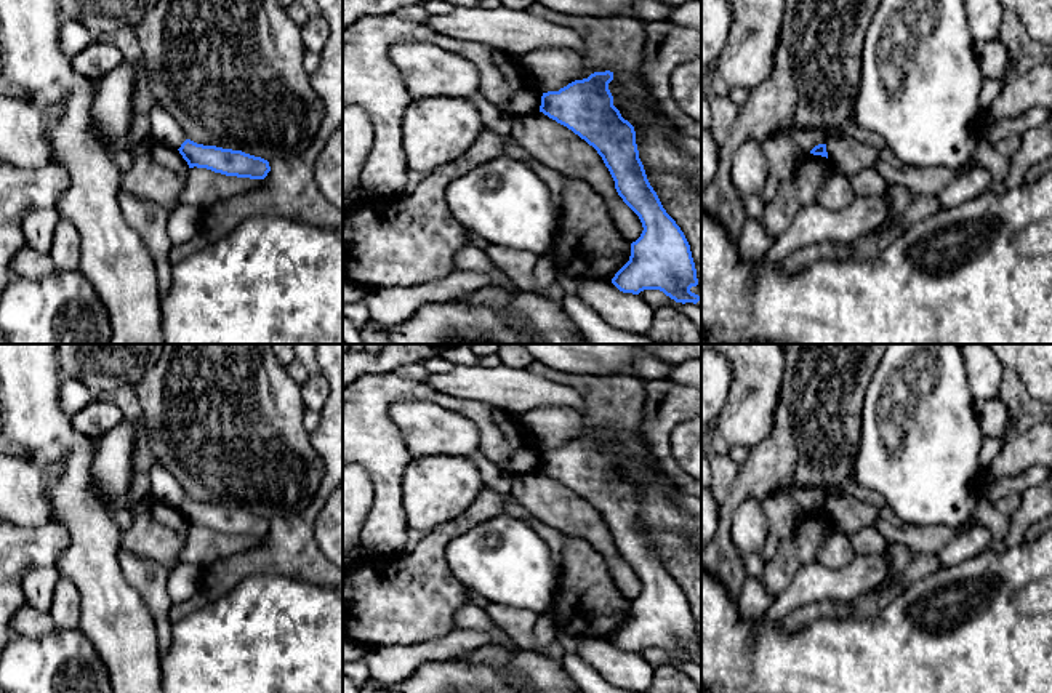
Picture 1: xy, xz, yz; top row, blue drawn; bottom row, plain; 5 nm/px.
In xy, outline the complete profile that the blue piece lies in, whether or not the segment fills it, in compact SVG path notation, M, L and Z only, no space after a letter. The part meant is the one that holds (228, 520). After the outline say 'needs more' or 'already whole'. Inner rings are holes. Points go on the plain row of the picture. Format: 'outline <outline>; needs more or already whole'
outline M186 498L178 507L189 527L207 527L237 536L264 538L271 530L269 520L242 509L197 503Z; already whole

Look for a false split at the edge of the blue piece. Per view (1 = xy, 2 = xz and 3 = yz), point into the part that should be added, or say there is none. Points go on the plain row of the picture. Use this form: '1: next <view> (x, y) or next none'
1: next none
2: next none
3: next none

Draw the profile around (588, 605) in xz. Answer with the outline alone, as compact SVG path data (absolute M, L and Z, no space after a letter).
M562 535L559 592L552 621L578 639L612 640L629 619L631 600L616 587L608 565L583 538Z

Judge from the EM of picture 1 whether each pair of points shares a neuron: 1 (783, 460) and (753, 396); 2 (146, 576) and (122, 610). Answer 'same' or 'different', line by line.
1: different
2: different

